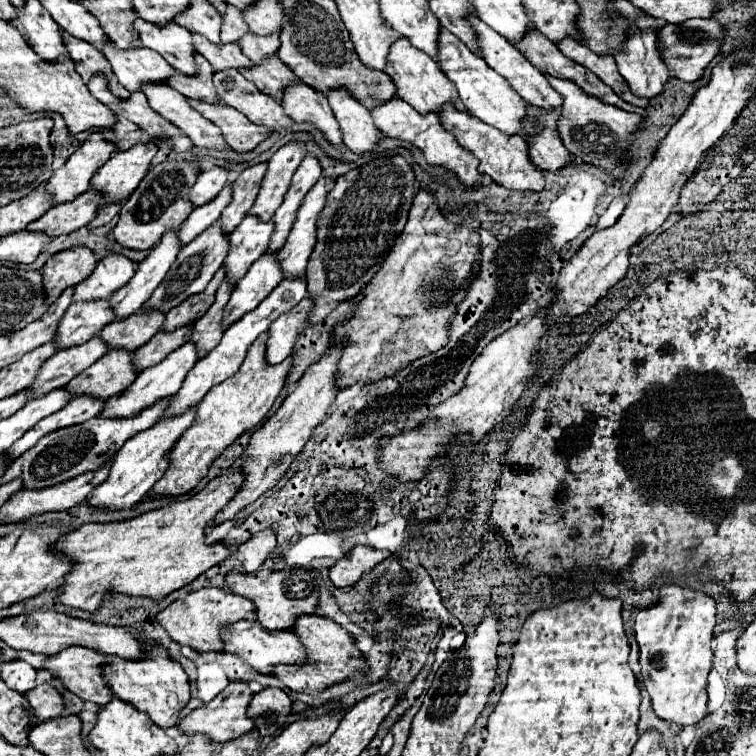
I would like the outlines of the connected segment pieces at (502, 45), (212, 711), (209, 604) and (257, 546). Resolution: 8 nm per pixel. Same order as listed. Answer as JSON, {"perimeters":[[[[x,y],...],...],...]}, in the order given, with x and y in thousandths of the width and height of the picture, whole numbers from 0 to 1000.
{"perimeters":[[[[630,20],[619,22],[622,33],[630,38],[630,46],[632,46],[632,60],[635,60],[635,67],[638,67],[638,75],[640,81],[656,94],[661,97],[664,102],[669,102],[675,107],[675,112],[688,123],[688,128],[693,134],[698,134],[701,139],[706,142],[714,142],[720,147],[730,147],[735,142],[743,139],[743,128],[741,123],[735,123],[735,118],[730,118],[730,112],[725,110],[725,104],[680,62],[675,60],[664,46],[659,46],[653,38],[648,38],[640,28],[635,28]]],[[[310,901],[294,917],[288,917],[278,930],[262,935],[249,948],[243,948],[238,954],[238,964],[243,970],[249,970],[249,972],[270,970],[286,983],[294,983],[294,980],[302,980],[302,978],[312,978],[312,975],[317,975],[317,972],[323,972],[323,970],[328,970],[328,967],[333,967],[339,962],[336,954],[325,943],[331,927],[333,927],[331,909],[325,903],[320,903],[320,901]]],[[[265,779],[265,782],[249,784],[243,792],[230,795],[222,806],[209,811],[206,819],[220,832],[225,845],[233,848],[235,853],[254,856],[265,864],[272,864],[272,861],[291,864],[291,861],[296,861],[296,848],[291,843],[291,832],[296,832],[296,827],[307,827],[312,821],[328,819],[328,813],[336,808],[339,806],[336,806],[333,795],[328,795],[325,790],[302,784],[296,779]]],[[[344,702],[331,716],[320,718],[310,731],[320,742],[325,758],[336,758],[344,753],[344,747],[362,724],[365,724],[365,708],[360,702]]]]}

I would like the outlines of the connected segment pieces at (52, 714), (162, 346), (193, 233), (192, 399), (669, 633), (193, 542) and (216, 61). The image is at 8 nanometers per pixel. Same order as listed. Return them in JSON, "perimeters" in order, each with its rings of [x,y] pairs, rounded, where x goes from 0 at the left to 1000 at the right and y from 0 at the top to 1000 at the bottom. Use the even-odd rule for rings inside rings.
{"perimeters":[[[[58,903],[58,906],[50,906],[48,911],[37,914],[34,917],[34,925],[37,930],[45,935],[48,946],[50,946],[50,954],[63,954],[63,951],[74,951],[82,946],[82,938],[85,938],[85,925],[82,919],[77,917],[74,909]]],[[[251,430],[243,435],[235,435],[230,440],[206,440],[193,456],[188,456],[185,462],[180,462],[175,467],[177,491],[185,493],[185,491],[212,480],[212,475],[225,470],[225,464],[233,464],[241,454],[249,454],[249,451],[251,451]]],[[[302,245],[302,247],[296,247],[296,250],[288,255],[288,261],[280,263],[275,271],[267,271],[267,274],[257,276],[257,279],[249,284],[249,290],[243,292],[243,298],[238,298],[238,303],[235,303],[235,319],[238,319],[238,324],[241,324],[241,327],[249,324],[249,319],[254,319],[254,316],[262,313],[270,303],[275,303],[275,298],[280,298],[280,295],[291,287],[294,276],[302,271],[302,263],[304,263],[304,261],[307,261],[307,247]]],[[[376,369],[376,372],[370,372],[370,377],[336,411],[325,414],[317,425],[312,425],[304,435],[299,435],[299,440],[296,440],[296,446],[294,446],[294,451],[291,451],[288,459],[283,459],[270,475],[259,478],[259,483],[246,496],[238,517],[228,525],[222,541],[217,544],[214,552],[222,554],[222,552],[230,552],[230,549],[246,546],[249,541],[259,538],[283,509],[288,509],[288,507],[299,504],[302,499],[307,499],[317,488],[317,483],[320,483],[320,478],[325,472],[328,459],[341,448],[341,443],[349,440],[349,438],[354,438],[354,433],[357,433],[360,425],[365,425],[373,414],[384,411],[402,393],[405,393],[405,372],[402,369]]],[[[897,774],[876,776],[873,787],[876,792],[860,806],[849,806],[839,824],[847,853],[849,901],[873,951],[899,962],[921,959],[937,946],[934,898],[942,885],[939,851],[947,827],[947,795]]],[[[299,620],[257,657],[230,663],[220,673],[214,671],[161,692],[108,694],[90,708],[82,708],[69,726],[82,731],[95,745],[95,753],[79,774],[79,798],[124,811],[132,806],[143,782],[214,795],[228,782],[254,771],[262,761],[307,734],[294,718],[272,721],[270,697],[299,671],[320,636],[323,628],[317,620]]],[[[257,44],[254,49],[257,49],[262,70],[270,73],[286,94],[323,91],[323,89],[333,86],[333,81],[328,75],[323,75],[323,70],[315,60],[280,60],[275,52],[265,49],[262,44]]]]}

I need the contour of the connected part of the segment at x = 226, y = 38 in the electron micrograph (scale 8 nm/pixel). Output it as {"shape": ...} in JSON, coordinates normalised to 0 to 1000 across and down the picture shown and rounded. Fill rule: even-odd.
{"shape":[[[302,7],[294,25],[294,57],[315,57],[323,46],[331,44],[320,15],[315,15],[310,7]]]}

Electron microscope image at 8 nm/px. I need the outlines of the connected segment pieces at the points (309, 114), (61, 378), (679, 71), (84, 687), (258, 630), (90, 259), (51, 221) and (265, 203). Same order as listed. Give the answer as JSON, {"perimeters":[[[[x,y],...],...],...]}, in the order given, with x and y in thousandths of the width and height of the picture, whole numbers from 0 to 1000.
{"perimeters":[[[[402,110],[384,112],[376,120],[373,142],[389,160],[413,163],[429,179],[429,184],[434,189],[458,200],[458,192],[452,189],[450,165],[434,139],[434,131],[426,123],[415,120],[413,115],[407,115]]],[[[124,446],[103,459],[77,464],[53,485],[48,504],[37,515],[42,515],[48,525],[58,525],[58,520],[90,509],[93,501],[116,488],[127,475],[138,472],[138,467],[143,467],[143,459],[132,446]]],[[[910,25],[897,33],[878,33],[870,46],[876,62],[876,78],[884,86],[886,97],[902,107],[923,107],[931,99],[931,91],[952,70],[958,57],[958,36],[947,25]]],[[[93,856],[63,869],[58,882],[108,927],[140,933],[146,922],[151,922],[148,911],[143,911],[143,903],[135,898],[140,877],[146,877],[143,869],[124,858]]],[[[323,821],[323,832],[315,832],[315,827],[312,827],[312,851],[299,851],[299,864],[310,864],[310,866],[320,869],[336,885],[362,882],[368,877],[373,877],[373,880],[407,877],[405,858],[389,835],[357,835],[357,832],[349,832],[341,821]]],[[[101,327],[69,337],[63,348],[56,353],[61,401],[74,398],[74,393],[79,393],[85,382],[98,380],[106,372],[114,372],[122,364],[124,353],[127,343],[122,332],[114,327]]],[[[114,253],[106,261],[101,261],[95,269],[82,269],[63,276],[53,290],[42,292],[34,303],[63,308],[63,313],[69,316],[79,311],[90,311],[116,298],[127,287],[127,279],[135,271],[138,271],[138,261],[132,255]]],[[[381,189],[373,197],[368,197],[354,213],[354,224],[344,245],[341,261],[328,282],[339,282],[339,287],[349,287],[349,292],[357,292],[362,279],[370,274],[384,247],[384,237],[399,210],[402,210],[399,189]]]]}

